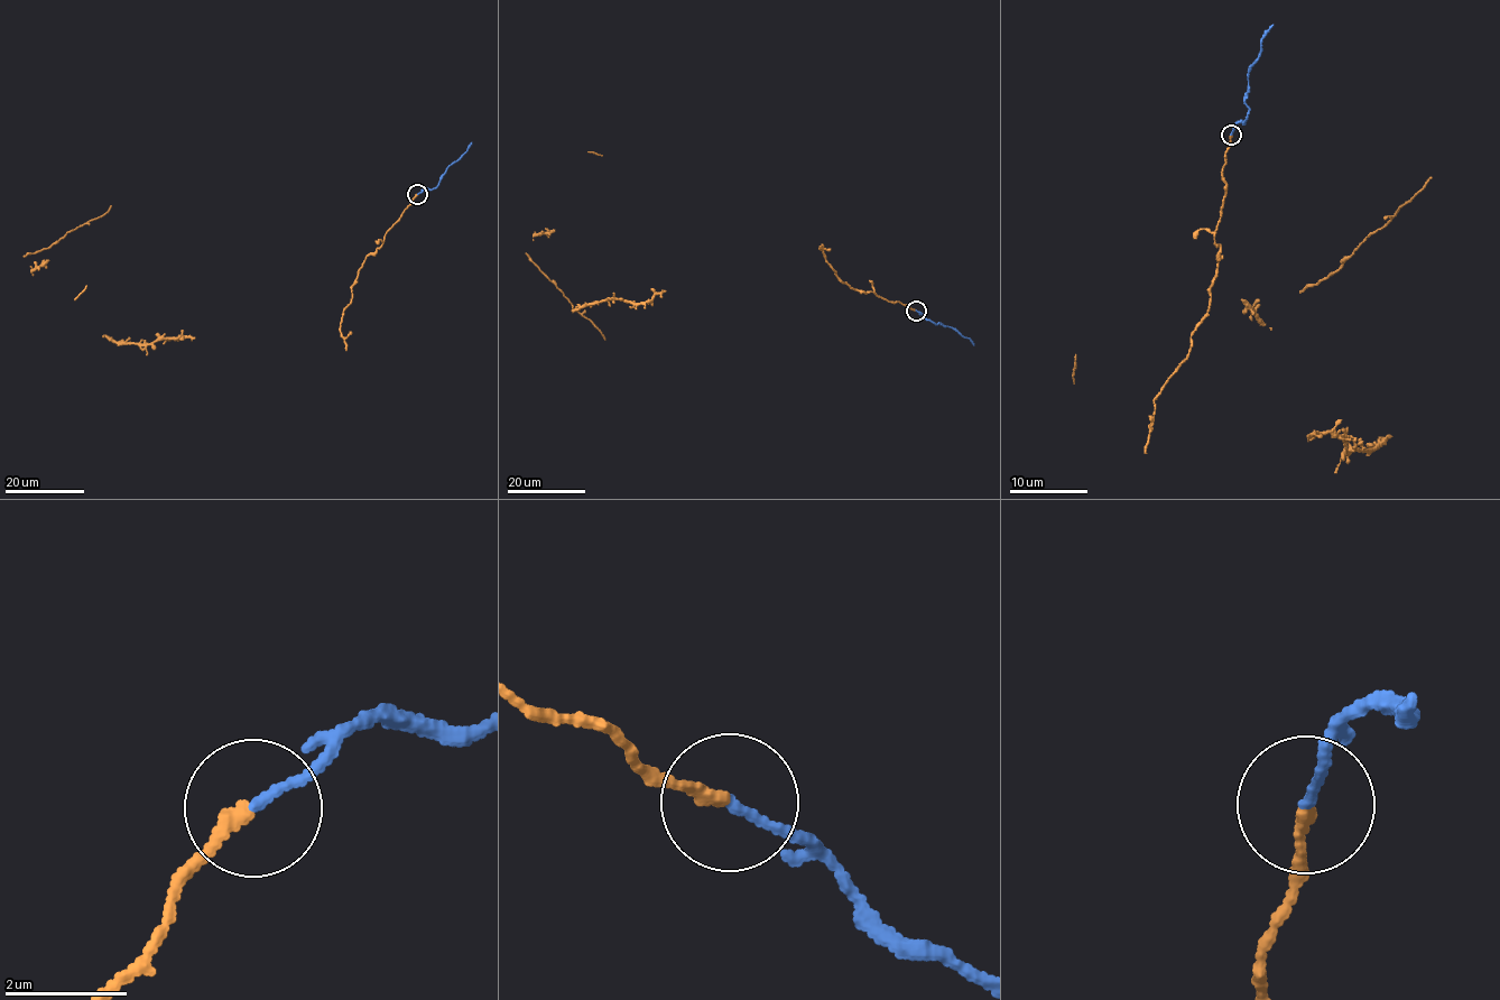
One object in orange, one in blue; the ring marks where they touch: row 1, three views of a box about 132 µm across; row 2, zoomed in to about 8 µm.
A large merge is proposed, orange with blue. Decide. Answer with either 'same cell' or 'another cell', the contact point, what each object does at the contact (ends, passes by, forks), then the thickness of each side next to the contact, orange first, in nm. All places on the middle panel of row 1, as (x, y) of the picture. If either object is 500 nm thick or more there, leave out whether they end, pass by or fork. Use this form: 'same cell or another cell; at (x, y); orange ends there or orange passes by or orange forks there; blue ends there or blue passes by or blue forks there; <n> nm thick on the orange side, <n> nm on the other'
another cell; at (916, 311); orange ends there; blue ends there; 220 nm thick on the orange side, 150 nm on the other

